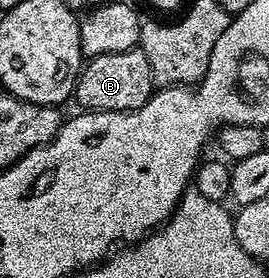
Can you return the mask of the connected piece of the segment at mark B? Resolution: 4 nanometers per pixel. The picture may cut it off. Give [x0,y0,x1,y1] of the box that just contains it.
[74,49,153,111]

